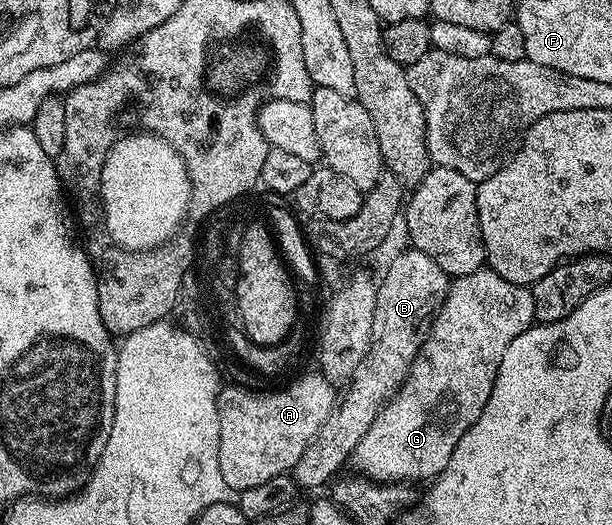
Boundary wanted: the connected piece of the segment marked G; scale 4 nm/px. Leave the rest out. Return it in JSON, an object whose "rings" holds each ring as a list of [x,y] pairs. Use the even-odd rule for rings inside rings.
{"rings":[[[488,269],[456,276],[450,282],[443,305],[433,317],[431,330],[415,357],[409,376],[381,410],[379,417],[371,421],[371,429],[363,433],[363,441],[355,445],[351,456],[351,467],[357,470],[354,472],[372,479],[374,483],[412,484],[413,479],[432,480],[447,461],[451,461],[451,453],[455,453],[455,445],[459,445],[463,433],[479,421],[479,413],[483,413],[483,405],[487,405],[487,397],[491,397],[491,389],[499,373],[499,361],[503,361],[507,345],[511,345],[519,333],[534,323],[533,293],[529,287],[503,281],[499,273]]]}

